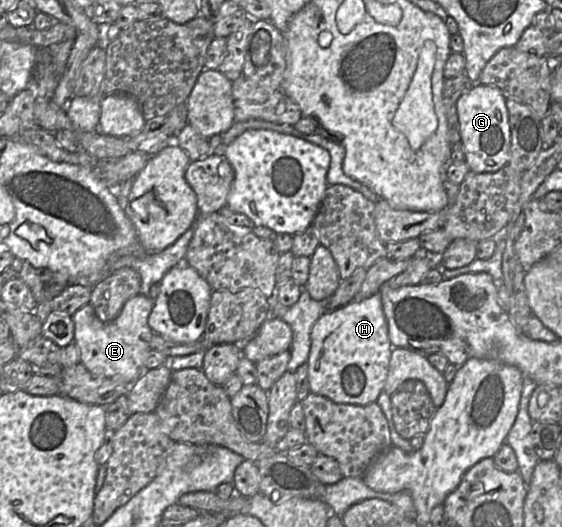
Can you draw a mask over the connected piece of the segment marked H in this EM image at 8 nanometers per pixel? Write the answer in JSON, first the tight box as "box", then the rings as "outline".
{"box":[307,292,392,405],"outline":[[[380,292],[360,302],[326,311],[311,331],[307,364],[310,392],[337,403],[366,405],[382,392],[389,369],[392,343]]]}

